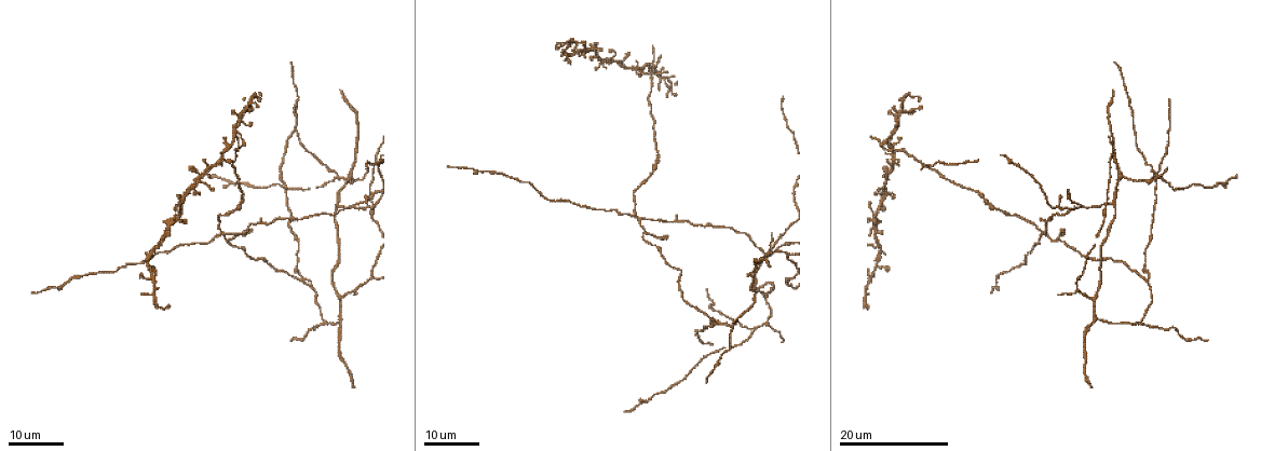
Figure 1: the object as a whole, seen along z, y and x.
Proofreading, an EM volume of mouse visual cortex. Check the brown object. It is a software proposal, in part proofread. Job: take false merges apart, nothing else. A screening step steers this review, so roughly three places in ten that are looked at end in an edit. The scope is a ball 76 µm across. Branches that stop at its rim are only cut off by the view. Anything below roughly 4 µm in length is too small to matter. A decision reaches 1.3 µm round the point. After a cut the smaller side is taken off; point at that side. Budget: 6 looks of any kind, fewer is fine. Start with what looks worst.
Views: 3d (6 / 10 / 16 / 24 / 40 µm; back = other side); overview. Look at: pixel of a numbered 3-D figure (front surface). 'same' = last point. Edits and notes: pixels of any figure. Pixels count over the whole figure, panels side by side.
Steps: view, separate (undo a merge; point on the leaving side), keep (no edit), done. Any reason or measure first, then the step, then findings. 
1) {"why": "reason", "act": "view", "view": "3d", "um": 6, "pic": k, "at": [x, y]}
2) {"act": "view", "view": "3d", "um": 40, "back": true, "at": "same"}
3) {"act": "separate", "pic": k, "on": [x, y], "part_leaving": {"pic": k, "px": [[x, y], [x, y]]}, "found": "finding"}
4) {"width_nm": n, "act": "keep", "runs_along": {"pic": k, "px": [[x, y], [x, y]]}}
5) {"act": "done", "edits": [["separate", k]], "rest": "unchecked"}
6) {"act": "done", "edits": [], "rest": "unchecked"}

{"why": "looks like a crossing", "act": "view", "view": "3d", "um": 16, "pic": 1, "at": [303, 278]}

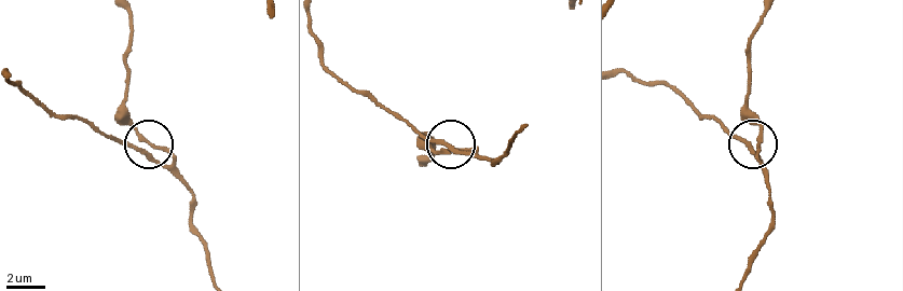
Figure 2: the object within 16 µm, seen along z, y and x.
{"why": "zoom in", "act": "view", "view": "3d", "um": 10, "pic": 2, "at": [445, 150]}

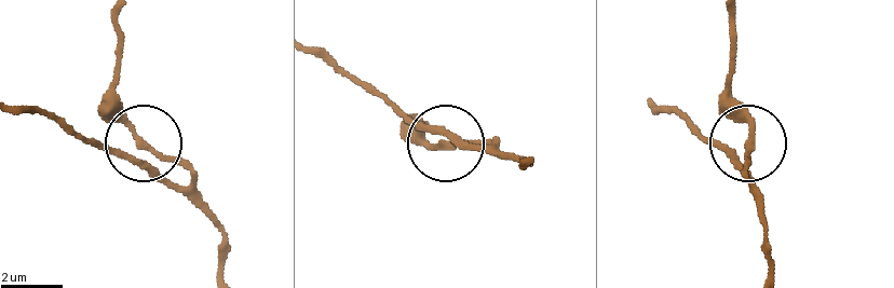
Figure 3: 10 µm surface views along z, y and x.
{"arms": 4, "act": "keep", "found": "one cell here"}

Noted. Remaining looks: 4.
{"why": "four or more arms meet", "act": "view", "view": "3d", "um": 24, "pic": 1, "at": [349, 208]}

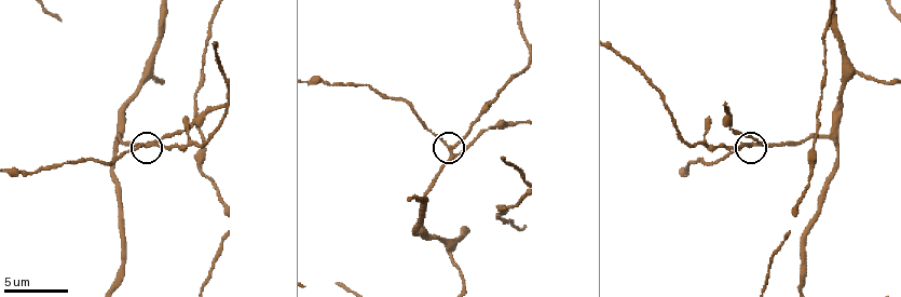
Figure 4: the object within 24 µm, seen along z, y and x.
{"act": "view", "view": "3d", "um": 6, "pic": 4, "at": [451, 149]}

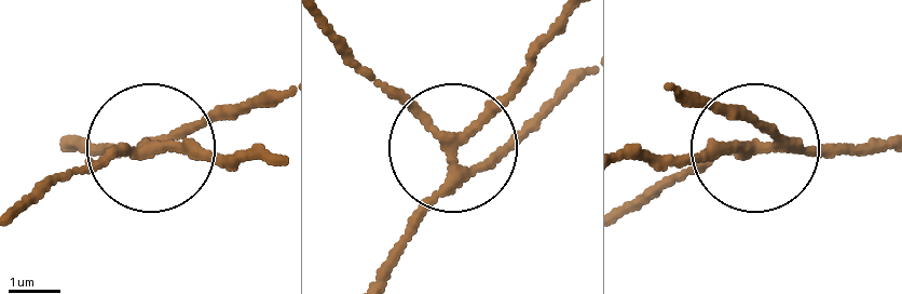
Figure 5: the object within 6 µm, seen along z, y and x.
{"act": "keep", "runs_along": {"pic": 5, "px": [[26, 208], [130, 148], [254, 160]]}, "found": "continuous, no second cell"}

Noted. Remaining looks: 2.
{"why": "two arms in line, one across", "act": "view", "view": "3d", "um": 10, "pic": 4, "at": [835, 138]}

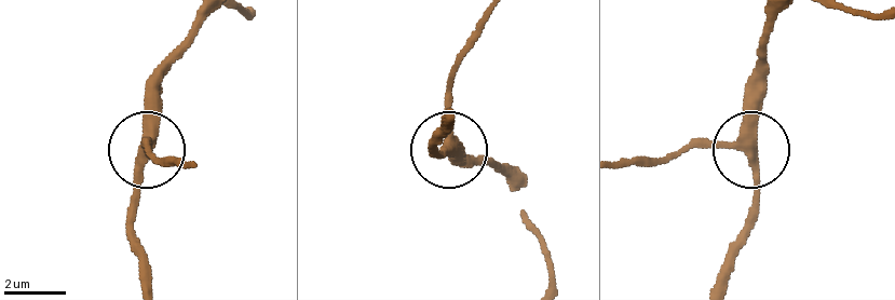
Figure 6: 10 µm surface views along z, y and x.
{"width_nm": 310, "act": "keep", "runs_along": {"pic": 6, "px": [[623, 164], [753, 146], [755, 73]]}, "found": "all the same cell"}

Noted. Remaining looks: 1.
{"act": "done", "edits": [], "rest": "unchecked"}

